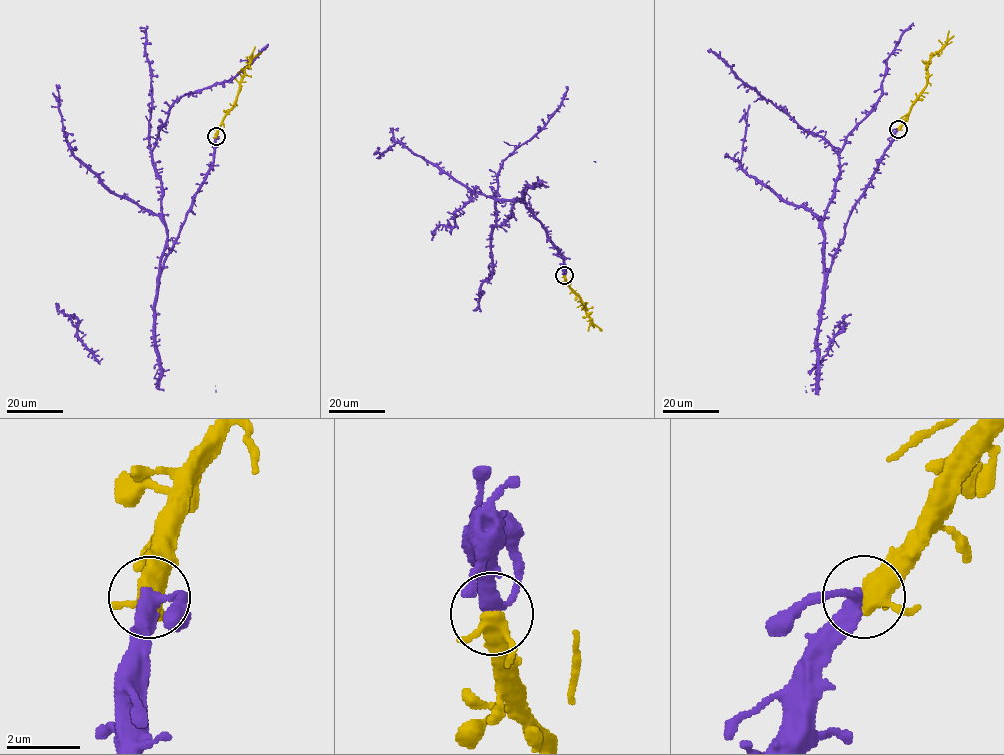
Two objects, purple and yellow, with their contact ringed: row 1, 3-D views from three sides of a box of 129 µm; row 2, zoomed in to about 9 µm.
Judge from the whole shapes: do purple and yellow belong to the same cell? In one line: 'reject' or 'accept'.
accept

